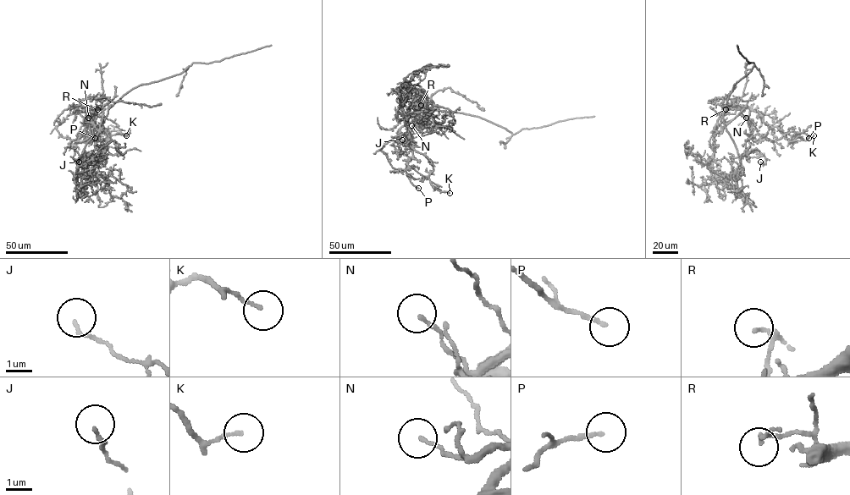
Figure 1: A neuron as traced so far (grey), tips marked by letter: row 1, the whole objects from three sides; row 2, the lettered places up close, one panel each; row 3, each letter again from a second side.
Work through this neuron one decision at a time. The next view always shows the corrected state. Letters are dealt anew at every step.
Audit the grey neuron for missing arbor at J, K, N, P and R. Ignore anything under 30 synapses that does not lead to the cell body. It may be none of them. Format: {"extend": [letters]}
{"extend": []}

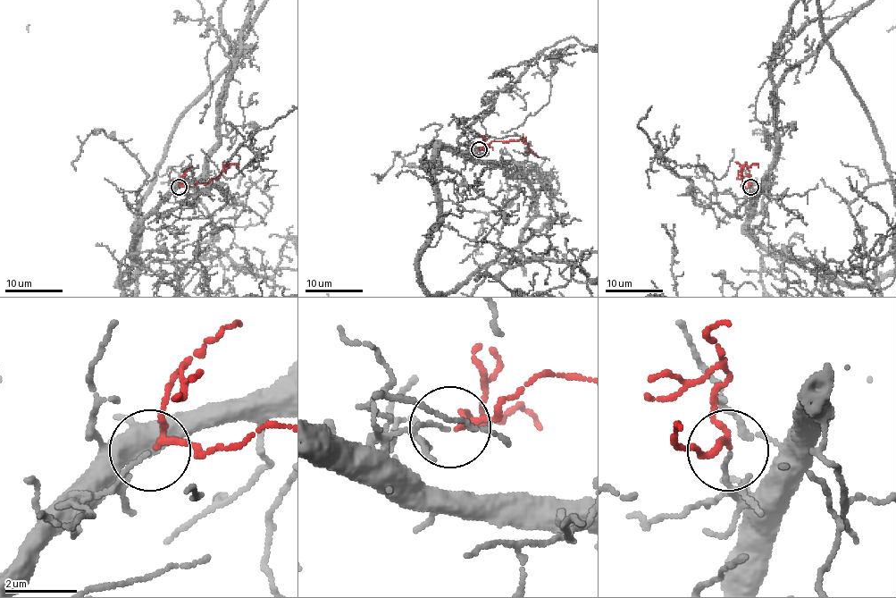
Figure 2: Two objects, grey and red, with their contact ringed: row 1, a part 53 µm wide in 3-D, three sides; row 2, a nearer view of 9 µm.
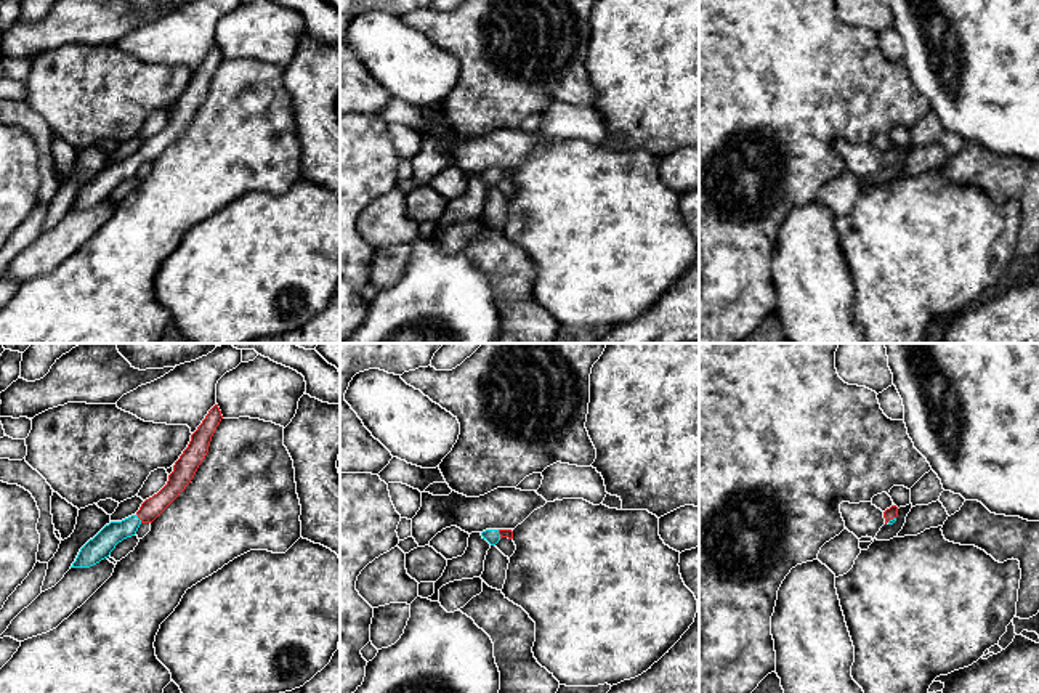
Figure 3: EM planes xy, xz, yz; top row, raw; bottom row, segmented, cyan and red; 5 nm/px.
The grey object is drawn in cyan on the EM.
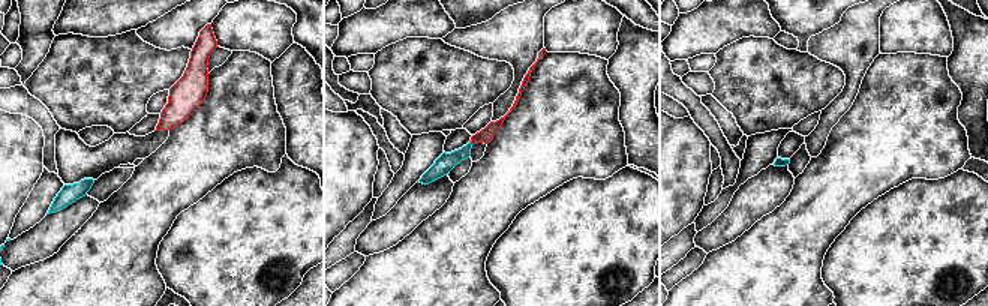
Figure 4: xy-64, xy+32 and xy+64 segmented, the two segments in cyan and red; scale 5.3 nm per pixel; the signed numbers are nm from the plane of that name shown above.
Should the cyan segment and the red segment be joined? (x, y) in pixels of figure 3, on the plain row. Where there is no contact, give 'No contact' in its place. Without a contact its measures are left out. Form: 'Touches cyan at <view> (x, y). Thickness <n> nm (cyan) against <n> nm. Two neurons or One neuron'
Touches cyan at xy (138, 159). Thickness 120 nm (cyan) against 100 nm. One neuron

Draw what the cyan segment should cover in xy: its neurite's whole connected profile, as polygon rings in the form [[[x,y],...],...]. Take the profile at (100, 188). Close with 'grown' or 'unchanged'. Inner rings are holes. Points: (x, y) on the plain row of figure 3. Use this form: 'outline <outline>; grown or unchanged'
outline [[[215,45],[197,71],[191,75],[188,88],[173,106],[167,125],[152,138],[146,140],[139,151],[122,160],[106,165],[93,180],[79,192],[71,209],[90,209],[107,199],[119,183],[136,175],[141,164],[152,164],[194,119],[199,106],[208,93],[212,77],[223,56]]]; grown

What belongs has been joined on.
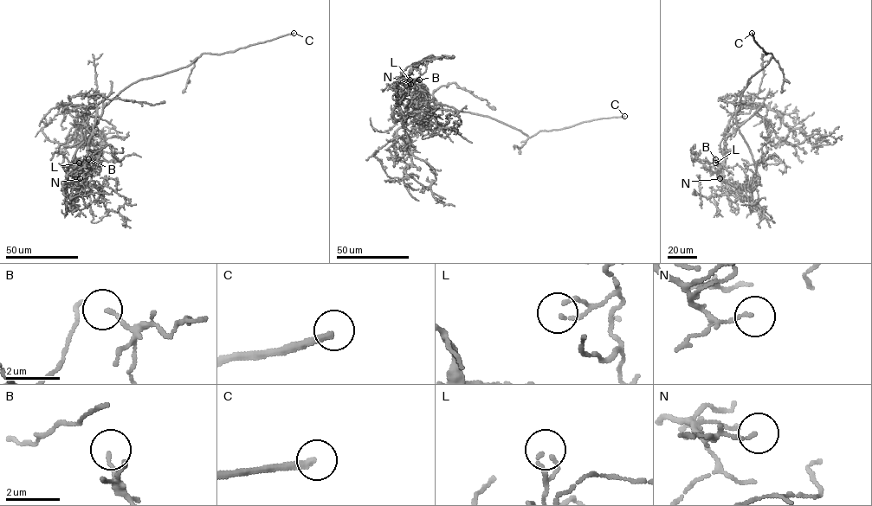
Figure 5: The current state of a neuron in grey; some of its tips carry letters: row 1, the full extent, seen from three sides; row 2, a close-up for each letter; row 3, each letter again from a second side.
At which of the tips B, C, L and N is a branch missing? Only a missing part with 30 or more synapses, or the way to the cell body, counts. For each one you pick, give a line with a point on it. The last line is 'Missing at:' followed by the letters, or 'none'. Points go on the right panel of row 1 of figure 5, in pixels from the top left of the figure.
C: at (752, 33)
N: at (720, 178)
Missing at: C, N

